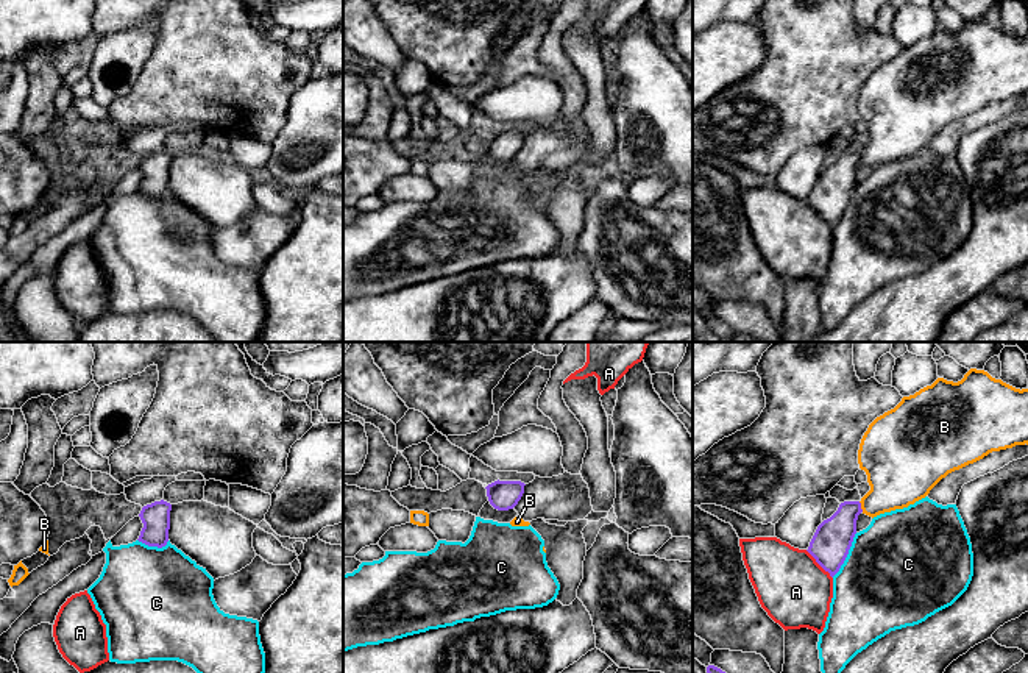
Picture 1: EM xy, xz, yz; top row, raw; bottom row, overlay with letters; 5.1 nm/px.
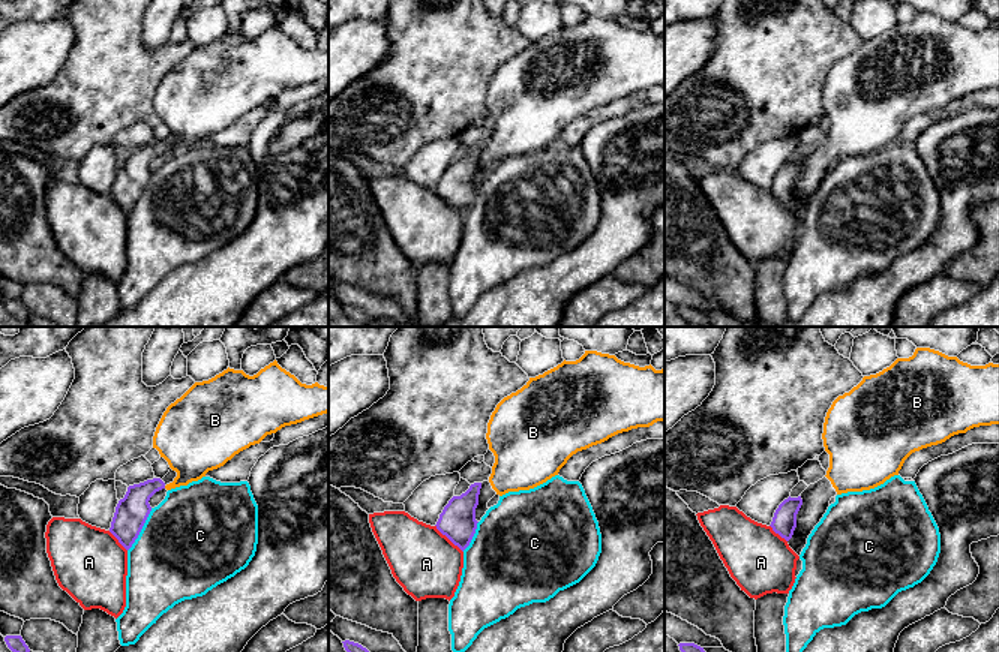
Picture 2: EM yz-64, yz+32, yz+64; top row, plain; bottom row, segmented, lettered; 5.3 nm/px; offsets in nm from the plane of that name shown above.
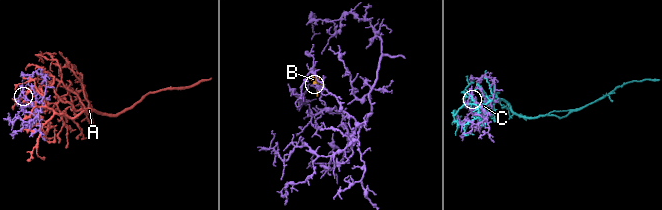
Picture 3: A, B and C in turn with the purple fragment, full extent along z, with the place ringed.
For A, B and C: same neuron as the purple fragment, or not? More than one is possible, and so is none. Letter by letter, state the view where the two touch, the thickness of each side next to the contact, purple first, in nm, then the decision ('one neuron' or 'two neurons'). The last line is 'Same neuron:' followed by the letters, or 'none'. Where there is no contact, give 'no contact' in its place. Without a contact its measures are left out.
A: yz | 200/360 nm | two neurons
B: yz | 200/300 nm | two neurons
C: yz | 200/500 nm | two neurons
Same neuron: none

